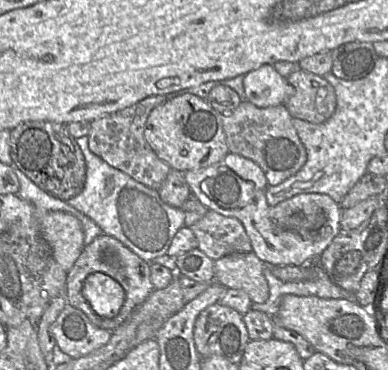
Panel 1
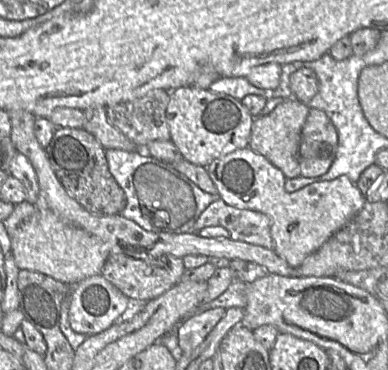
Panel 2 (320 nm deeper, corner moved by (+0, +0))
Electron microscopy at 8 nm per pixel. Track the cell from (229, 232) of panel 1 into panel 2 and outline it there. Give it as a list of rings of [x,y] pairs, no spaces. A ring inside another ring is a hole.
[[[217,197],[198,217],[193,232],[209,226],[221,226],[228,230],[229,237],[236,241],[274,249],[267,215],[248,209],[227,205]]]

